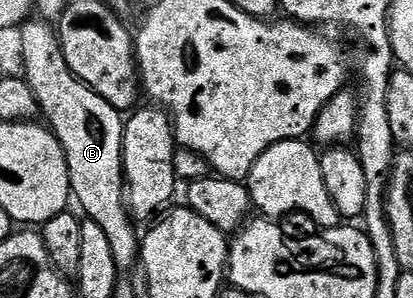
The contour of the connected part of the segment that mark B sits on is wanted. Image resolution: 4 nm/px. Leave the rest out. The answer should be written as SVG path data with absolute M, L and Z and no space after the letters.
M30 20L25 23L24 26L20 27L19 35L21 34L21 62L25 65L25 71L23 71L23 77L26 82L28 82L31 92L35 96L37 101L38 111L43 115L45 114L44 121L47 123L48 129L53 131L55 137L59 140L59 144L63 148L65 153L65 159L67 160L67 172L69 173L69 188L72 197L75 202L85 209L84 217L96 224L99 224L103 231L107 234L108 243L111 246L112 255L115 258L115 264L117 269L121 272L126 272L132 268L136 267L139 262L139 230L137 230L133 225L135 225L134 219L131 217L129 208L127 205L127 199L125 197L125 169L123 168L123 132L125 131L125 118L123 117L122 111L111 108L111 104L107 104L107 100L103 100L103 96L99 96L91 88L87 88L87 84L83 84L75 75L71 72L71 68L67 68L67 60L63 56L61 51L61 39L57 37L57 31L51 25L48 26L45 22L37 22L38 20Z

